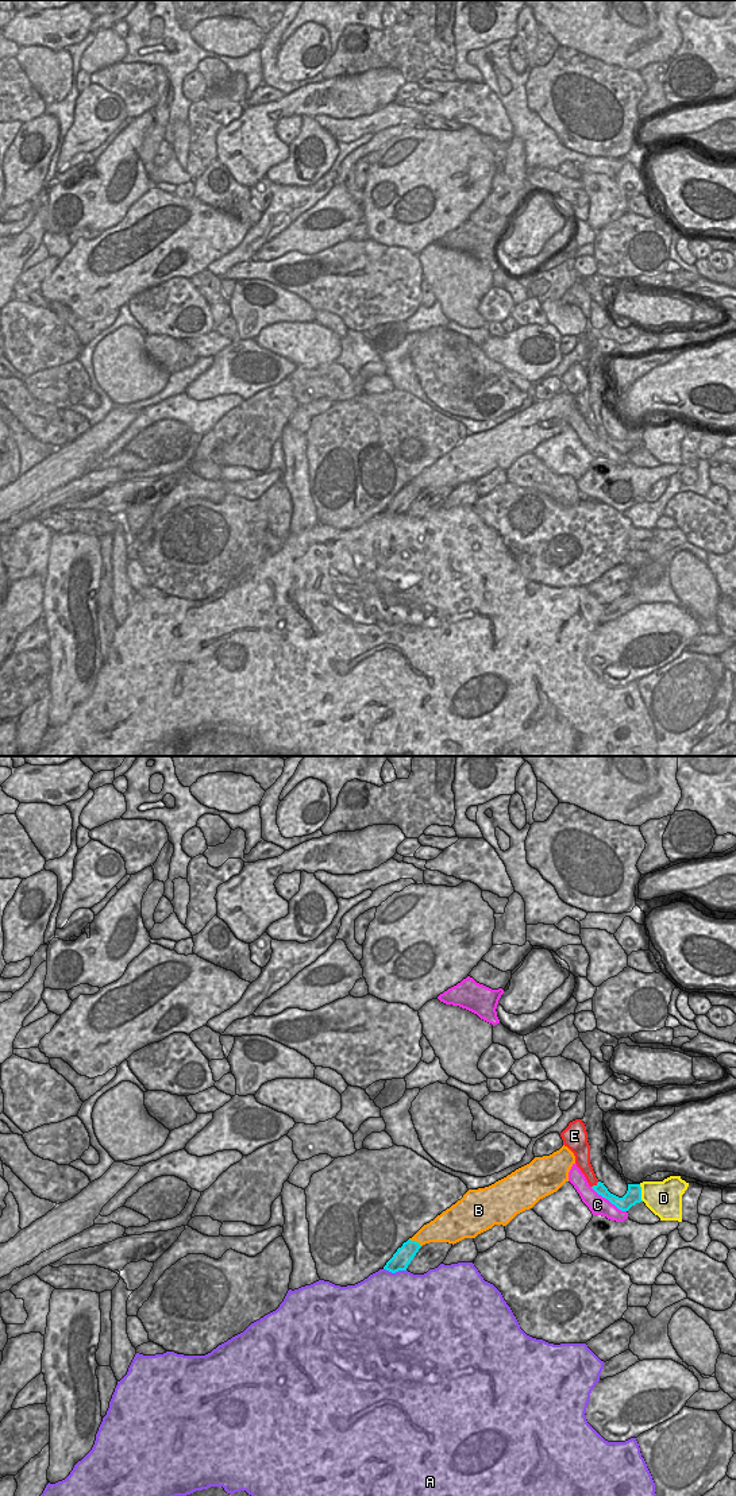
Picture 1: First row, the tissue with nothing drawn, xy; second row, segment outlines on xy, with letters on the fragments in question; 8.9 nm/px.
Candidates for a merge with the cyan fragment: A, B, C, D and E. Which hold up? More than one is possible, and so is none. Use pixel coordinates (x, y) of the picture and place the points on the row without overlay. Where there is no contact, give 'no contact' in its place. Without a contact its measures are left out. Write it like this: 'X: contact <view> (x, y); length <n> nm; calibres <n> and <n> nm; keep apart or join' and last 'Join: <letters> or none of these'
A: contact xy (395, 516); length 200 nm; calibres 170 and 500 nm; keep apart
B: contact xy (415, 485); length 140 nm; calibres 170 and 220 nm; keep apart
C: contact xy (608, 443); length 400 nm; calibres 140 and 170 nm; keep apart
D: contact xy (640, 436); length 160 nm; calibres 140 and 320 nm; keep apart
E: contact xy (594, 430); length 90 nm; calibres 100 and 130 nm; keep apart
Join: none of these

